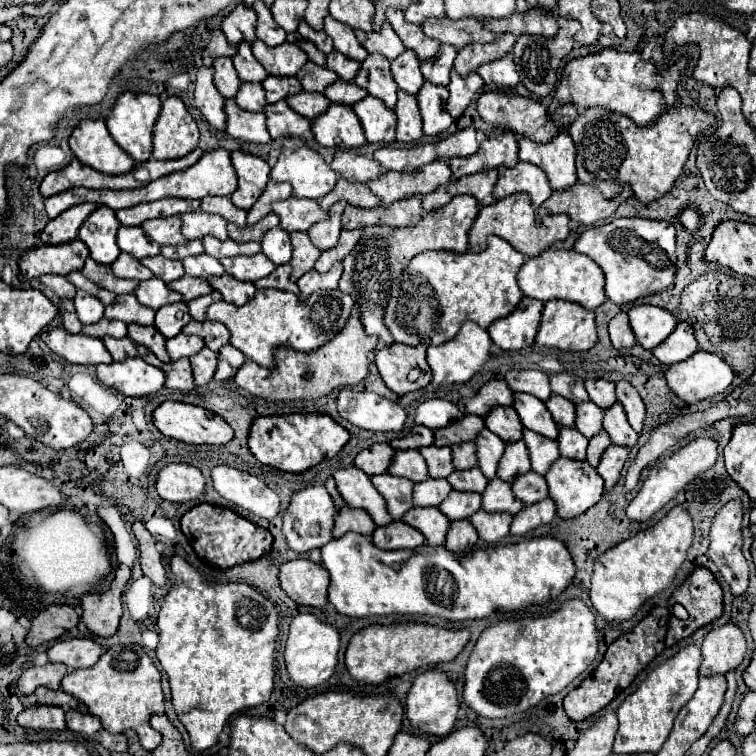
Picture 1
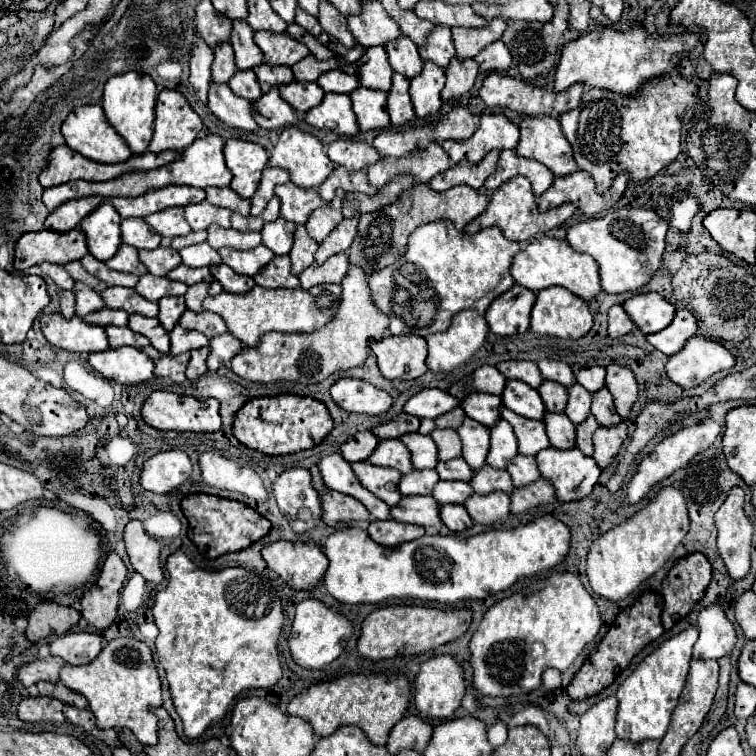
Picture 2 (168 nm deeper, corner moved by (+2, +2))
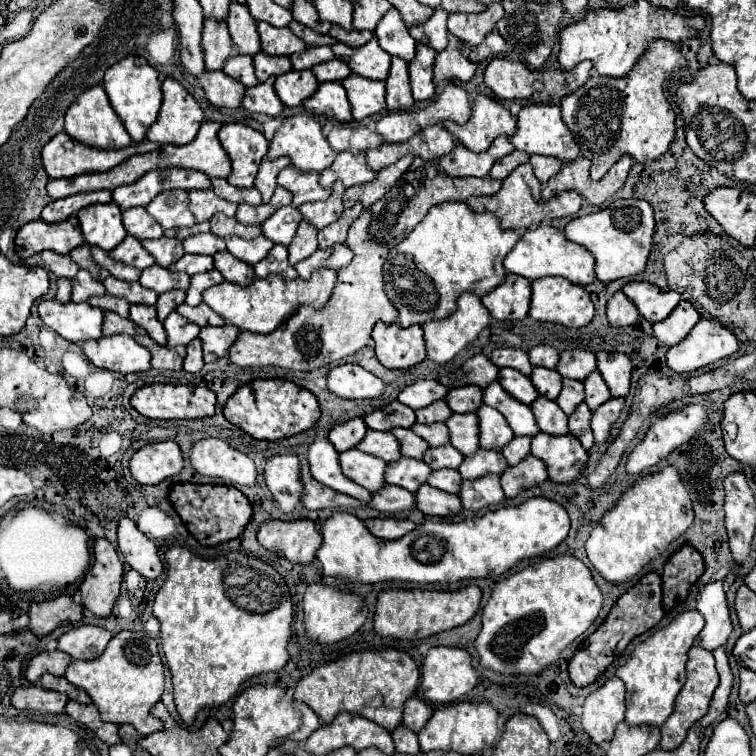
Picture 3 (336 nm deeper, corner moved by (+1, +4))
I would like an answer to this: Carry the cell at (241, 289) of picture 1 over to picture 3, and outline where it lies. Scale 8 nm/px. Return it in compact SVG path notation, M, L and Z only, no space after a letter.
M219 251L213 255L215 259L215 269L221 271L221 275L231 281L231 283L239 283L239 285L249 285L255 279L253 267L231 257L229 251Z

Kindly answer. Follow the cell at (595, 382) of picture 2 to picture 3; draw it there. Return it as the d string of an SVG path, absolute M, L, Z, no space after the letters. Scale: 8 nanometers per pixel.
M585 349L563 351L555 369L557 369L557 373L561 377L583 381L583 377L587 377L591 371L597 369L597 365L595 365L595 353L585 351Z

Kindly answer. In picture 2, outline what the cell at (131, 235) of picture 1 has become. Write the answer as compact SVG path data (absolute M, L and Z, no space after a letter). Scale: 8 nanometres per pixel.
M122 219L120 231L122 231L122 243L128 243L138 251L160 247L162 237L156 231L152 231L144 219Z

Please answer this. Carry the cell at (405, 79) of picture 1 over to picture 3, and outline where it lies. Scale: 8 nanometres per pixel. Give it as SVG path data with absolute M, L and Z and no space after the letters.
M391 7L377 23L375 37L389 55L401 57L405 61L411 61L415 57L415 39L409 35L409 29L395 7Z

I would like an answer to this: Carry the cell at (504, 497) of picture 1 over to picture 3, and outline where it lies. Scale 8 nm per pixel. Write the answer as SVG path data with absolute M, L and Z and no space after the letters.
M479 447L473 455L465 457L459 465L459 473L463 479L479 479L487 473L501 475L507 469L507 461L501 451Z

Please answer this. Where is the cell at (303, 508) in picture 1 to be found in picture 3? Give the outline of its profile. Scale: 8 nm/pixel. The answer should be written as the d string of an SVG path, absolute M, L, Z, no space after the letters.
M273 455L265 463L263 471L265 485L273 493L273 499L285 513L291 513L303 495L299 481L299 459L297 455Z

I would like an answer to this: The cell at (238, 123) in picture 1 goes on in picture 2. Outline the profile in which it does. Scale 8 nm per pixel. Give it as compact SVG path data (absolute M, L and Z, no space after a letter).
M224 83L210 85L208 107L228 127L242 129L242 131L258 131L260 129L252 115L252 103L234 95L232 89Z

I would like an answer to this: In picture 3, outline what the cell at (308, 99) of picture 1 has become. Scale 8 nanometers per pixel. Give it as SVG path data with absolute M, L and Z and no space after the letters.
M309 69L307 71L289 71L275 79L275 91L279 99L283 101L283 105L287 107L301 105L307 97L311 97L311 93L315 93L317 87L319 83Z

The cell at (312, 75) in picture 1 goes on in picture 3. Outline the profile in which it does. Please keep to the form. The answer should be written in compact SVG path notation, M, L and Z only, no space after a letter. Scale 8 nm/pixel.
M321 45L321 47L309 47L309 49L305 49L303 53L295 53L295 55L291 55L289 59L291 59L295 71L303 71L303 69L311 69L311 67L317 65L317 63L331 61L333 57L335 57L335 55L333 55L331 47Z

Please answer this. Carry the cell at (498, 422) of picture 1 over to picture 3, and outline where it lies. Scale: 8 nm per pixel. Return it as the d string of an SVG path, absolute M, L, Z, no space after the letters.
M465 385L465 387L449 389L449 393L445 395L445 403L455 413L469 413L469 411L479 409L481 397L483 395L481 395L481 389L477 385Z

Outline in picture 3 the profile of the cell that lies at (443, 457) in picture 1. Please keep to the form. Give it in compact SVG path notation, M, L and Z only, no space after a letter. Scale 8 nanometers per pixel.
M395 427L395 429L391 429L391 433L393 433L395 439L399 441L399 445L401 445L401 455L405 455L405 457L421 459L423 453L425 453L427 447L429 447L429 445L427 445L419 435L415 435L411 429Z

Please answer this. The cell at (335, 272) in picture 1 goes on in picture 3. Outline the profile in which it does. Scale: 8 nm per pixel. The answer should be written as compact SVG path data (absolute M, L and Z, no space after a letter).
M347 243L343 245L333 245L331 249L319 249L315 251L311 257L299 261L295 265L297 273L301 279L309 279L311 273L319 267L331 267L331 269L341 269L345 265L349 265L353 259L353 253L351 249L347 247Z

